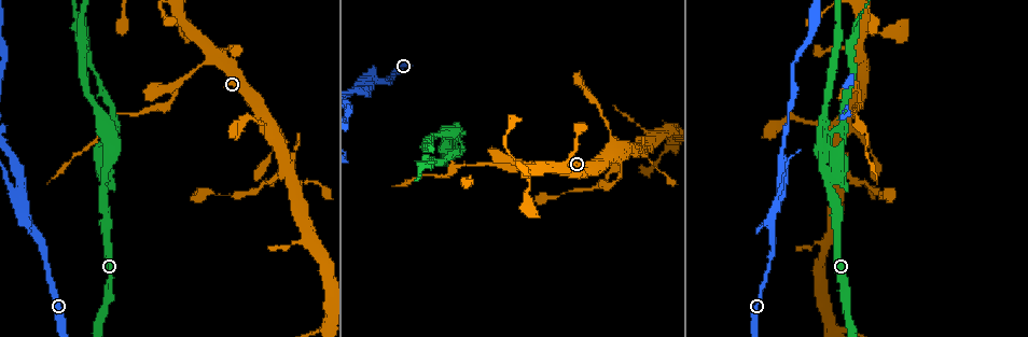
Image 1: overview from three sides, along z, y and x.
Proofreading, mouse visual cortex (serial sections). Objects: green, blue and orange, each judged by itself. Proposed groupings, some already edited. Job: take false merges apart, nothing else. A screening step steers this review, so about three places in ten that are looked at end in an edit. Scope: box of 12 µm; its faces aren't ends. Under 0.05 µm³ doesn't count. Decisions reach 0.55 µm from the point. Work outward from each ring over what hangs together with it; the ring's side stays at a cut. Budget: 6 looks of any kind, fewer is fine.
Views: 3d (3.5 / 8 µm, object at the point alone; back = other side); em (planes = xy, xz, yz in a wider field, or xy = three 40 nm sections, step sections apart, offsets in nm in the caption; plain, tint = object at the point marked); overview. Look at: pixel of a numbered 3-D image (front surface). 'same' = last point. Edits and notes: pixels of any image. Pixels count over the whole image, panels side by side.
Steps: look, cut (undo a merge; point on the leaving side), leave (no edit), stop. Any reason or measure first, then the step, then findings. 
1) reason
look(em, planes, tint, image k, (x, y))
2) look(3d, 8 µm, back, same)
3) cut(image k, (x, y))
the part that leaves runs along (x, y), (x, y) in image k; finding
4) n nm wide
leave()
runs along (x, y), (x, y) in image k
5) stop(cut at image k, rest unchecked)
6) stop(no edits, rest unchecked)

two arms in line, one across
look(3d, 3.5 µm, image 1, (855, 84))

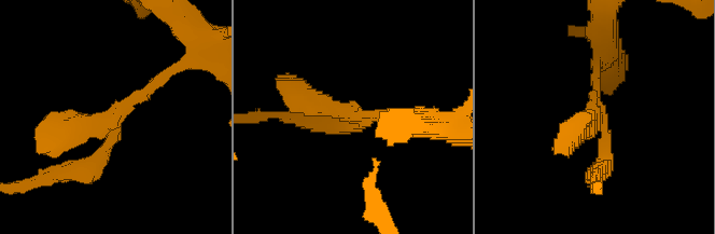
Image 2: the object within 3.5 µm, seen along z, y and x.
3 arms; arms of 150, 250, 300 nm
look(em, xy, step 1, tint, image 2, (113, 115))

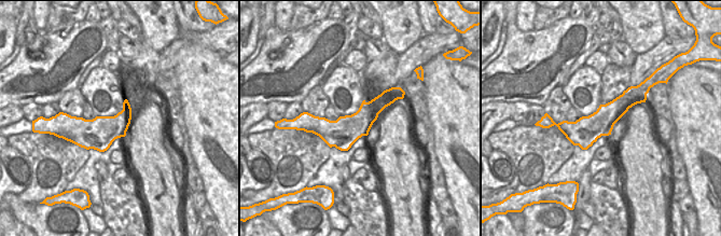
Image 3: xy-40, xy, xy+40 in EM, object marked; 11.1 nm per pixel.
340 nm wide
cut(image 2, (323, 124))
the part that leaves runs along (350, 125), (267, 114) in image 2; a second cell is stuck on

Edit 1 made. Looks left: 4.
arms part here
look(3d, 3.5 µm, image 1, (102, 181))

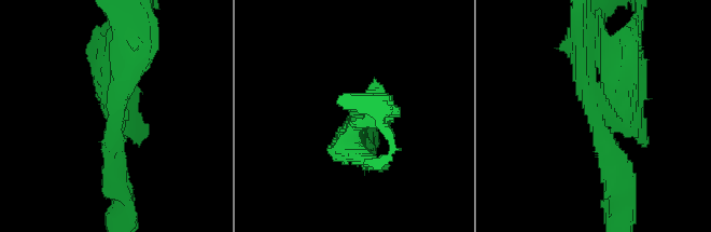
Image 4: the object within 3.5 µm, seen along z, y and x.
now the EM
look(em, xy, step 5, tint, image 4, (117, 116))

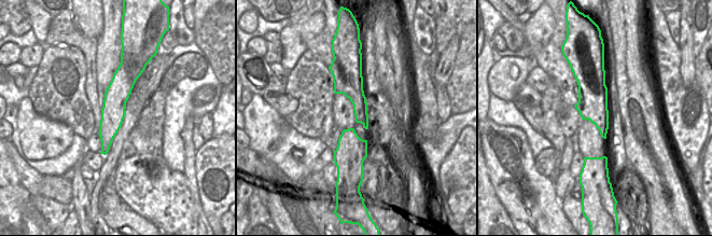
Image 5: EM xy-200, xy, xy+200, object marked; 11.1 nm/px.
cut(image 4, (626, 77))
two cells meet here

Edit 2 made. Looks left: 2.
stop(cut at image 2, cut at image 4, rest unchecked)

